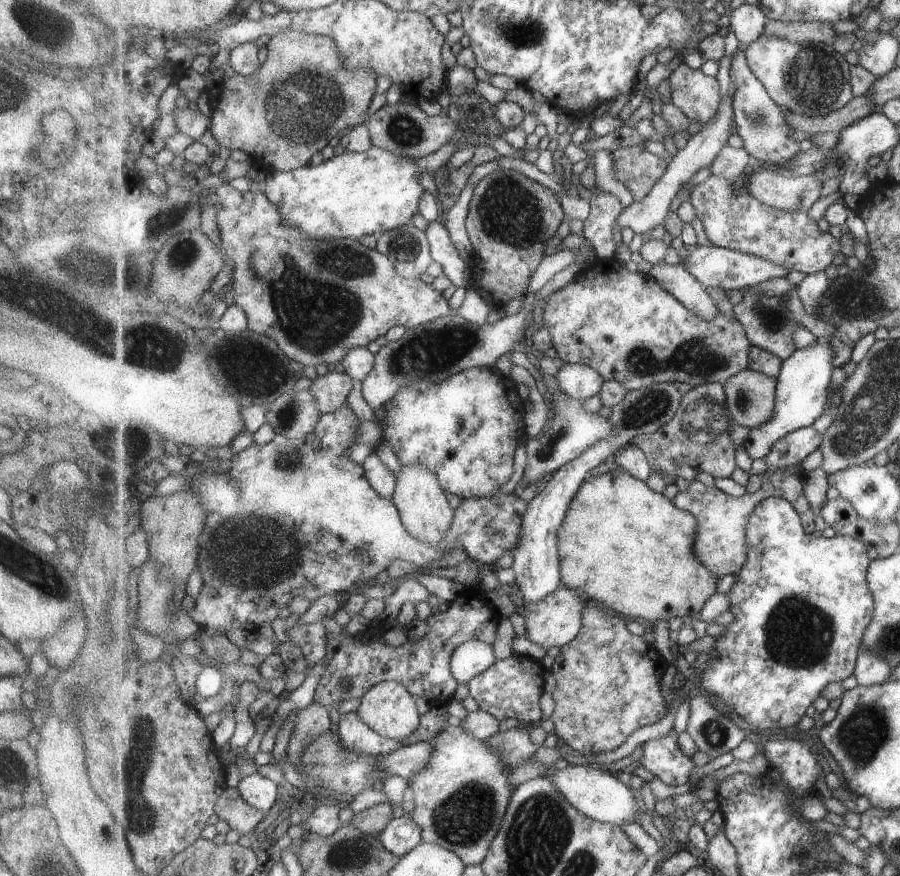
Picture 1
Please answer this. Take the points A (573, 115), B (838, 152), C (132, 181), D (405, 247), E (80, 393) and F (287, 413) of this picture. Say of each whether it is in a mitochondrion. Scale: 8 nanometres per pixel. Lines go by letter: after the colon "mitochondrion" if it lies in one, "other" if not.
A: other
B: other
C: other
D: mitochondrion
E: other
F: mitochondrion

